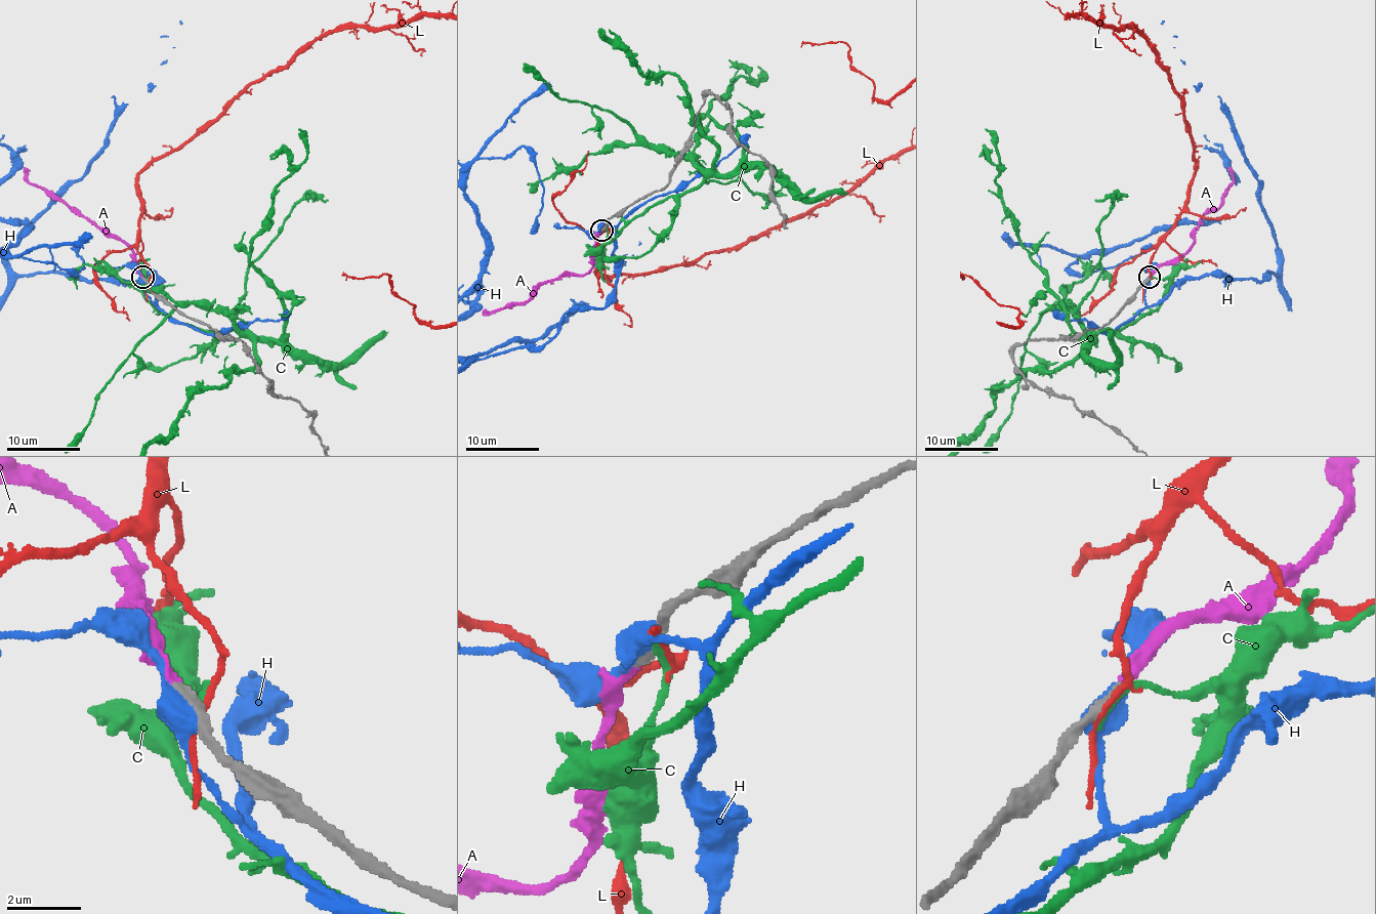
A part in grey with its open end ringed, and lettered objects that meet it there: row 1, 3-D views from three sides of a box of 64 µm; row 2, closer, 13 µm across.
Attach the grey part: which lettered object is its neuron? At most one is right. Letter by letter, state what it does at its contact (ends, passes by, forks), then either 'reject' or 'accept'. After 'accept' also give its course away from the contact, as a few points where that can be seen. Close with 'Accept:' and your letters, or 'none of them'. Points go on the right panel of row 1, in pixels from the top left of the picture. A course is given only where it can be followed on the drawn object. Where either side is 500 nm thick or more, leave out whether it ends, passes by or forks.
A: it passes by; accept; course (1150, 279), (1164, 263), (1175, 263), (1192, 247), (1198, 223), (1219, 206), (1228, 190), (1233, 180), (1228, 168)
C: it ends; reject
H: reject
L: it forks; reject
Accept: A

